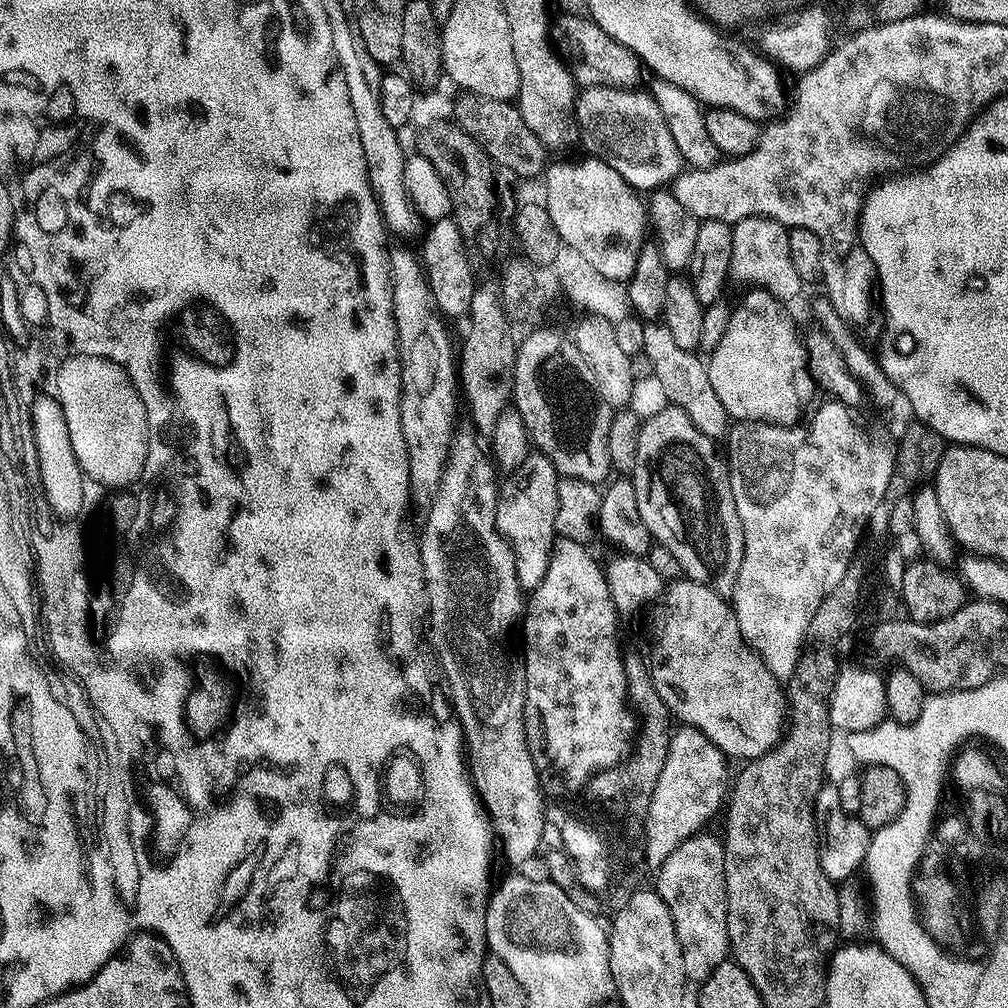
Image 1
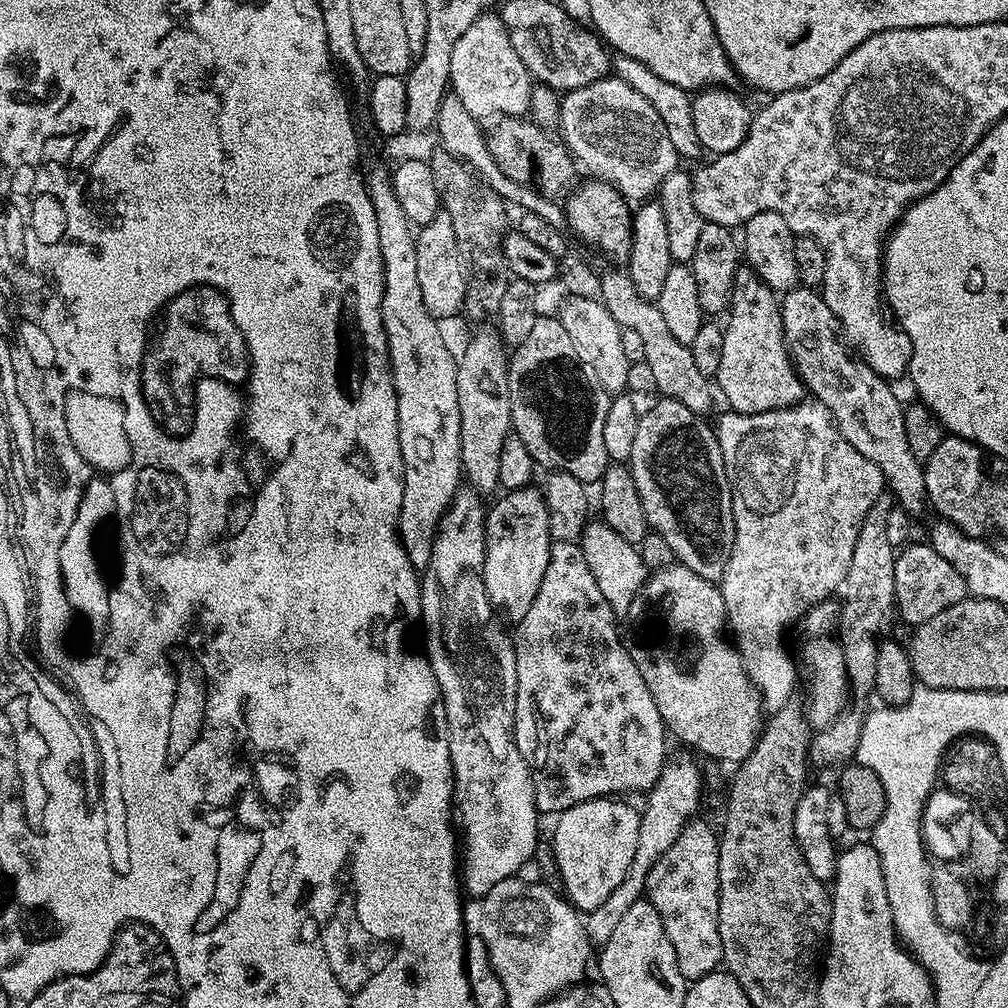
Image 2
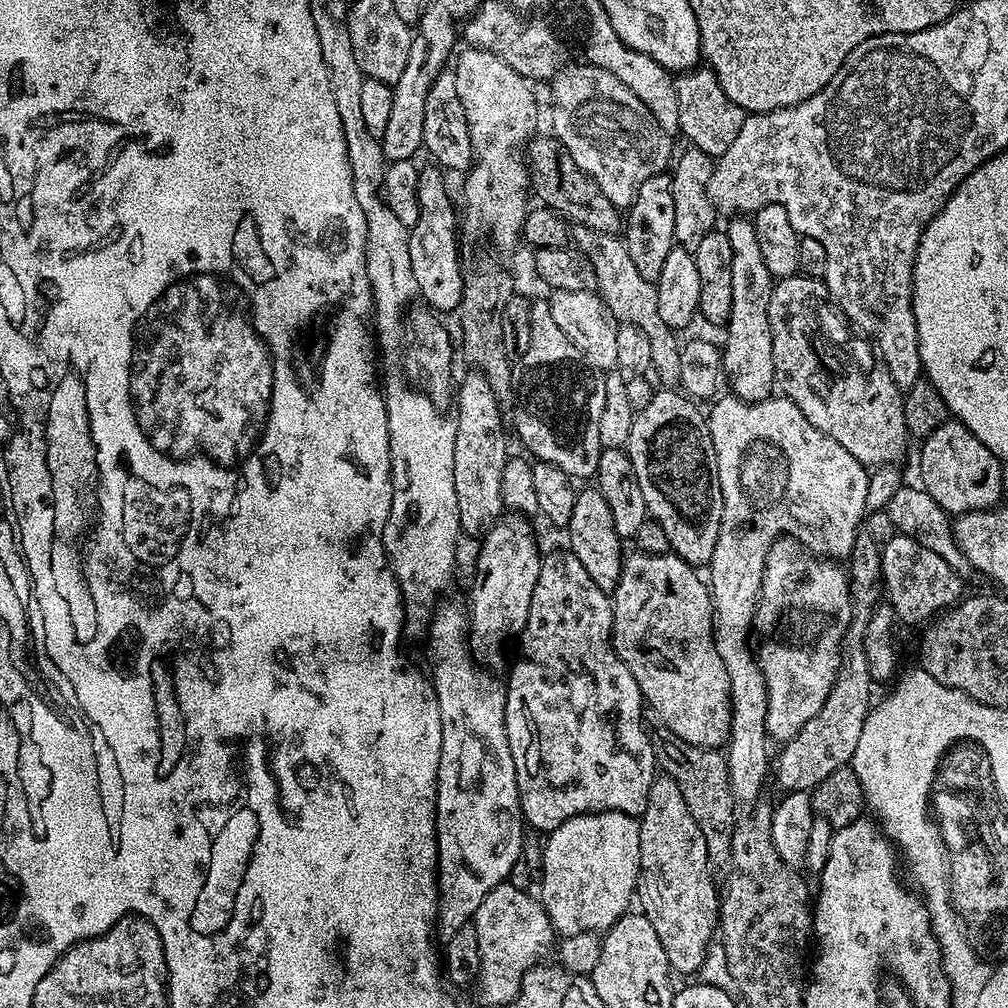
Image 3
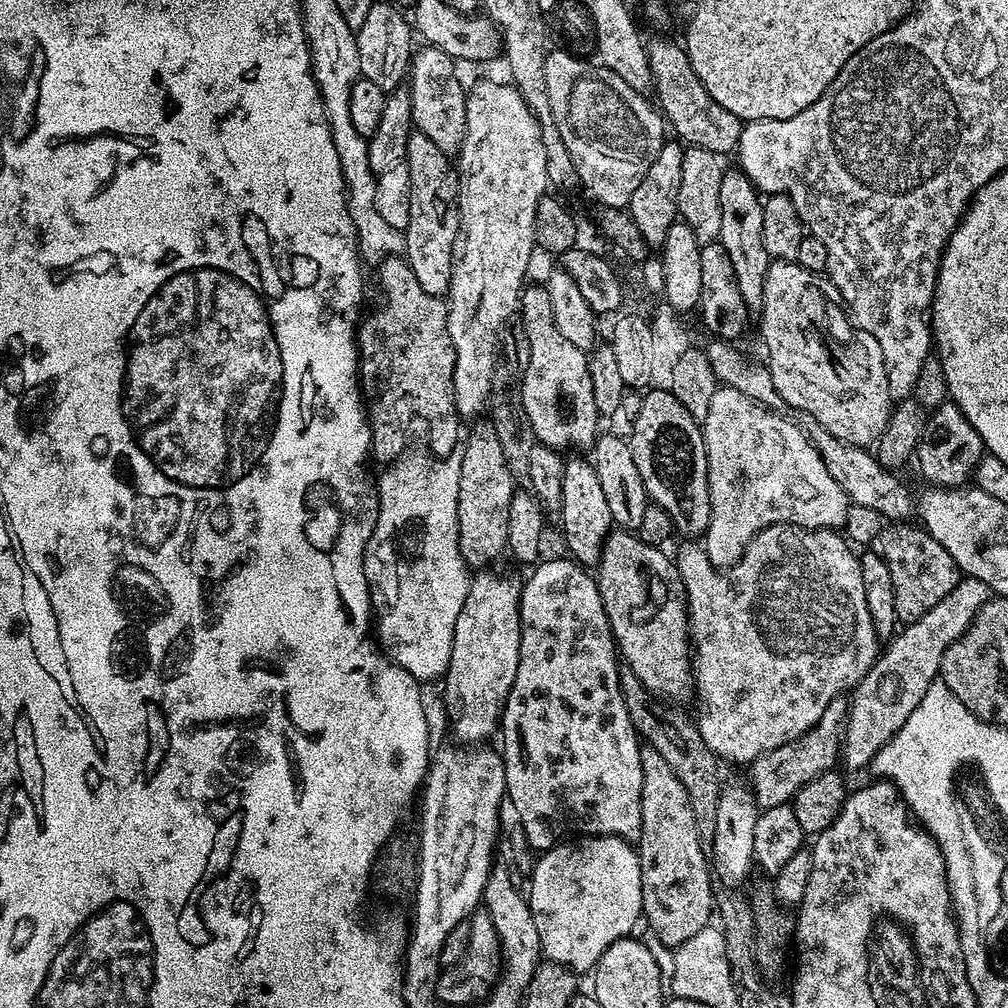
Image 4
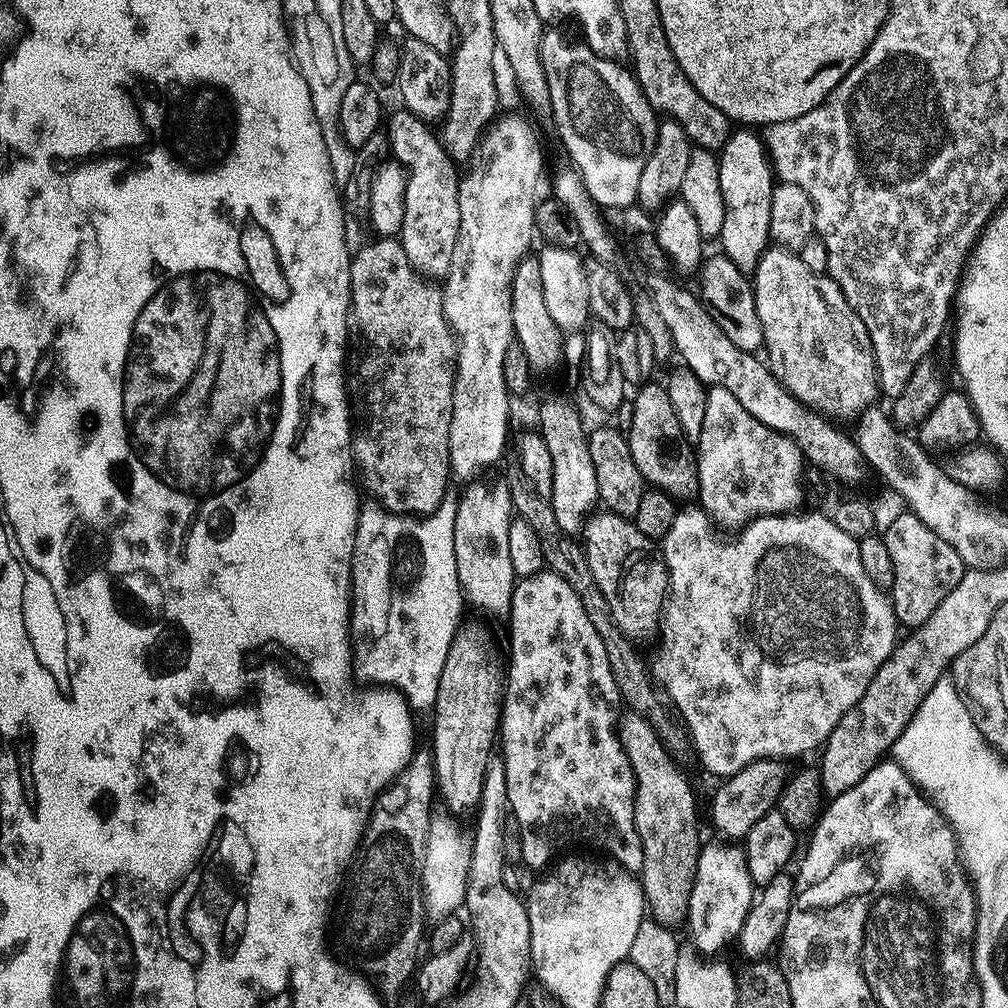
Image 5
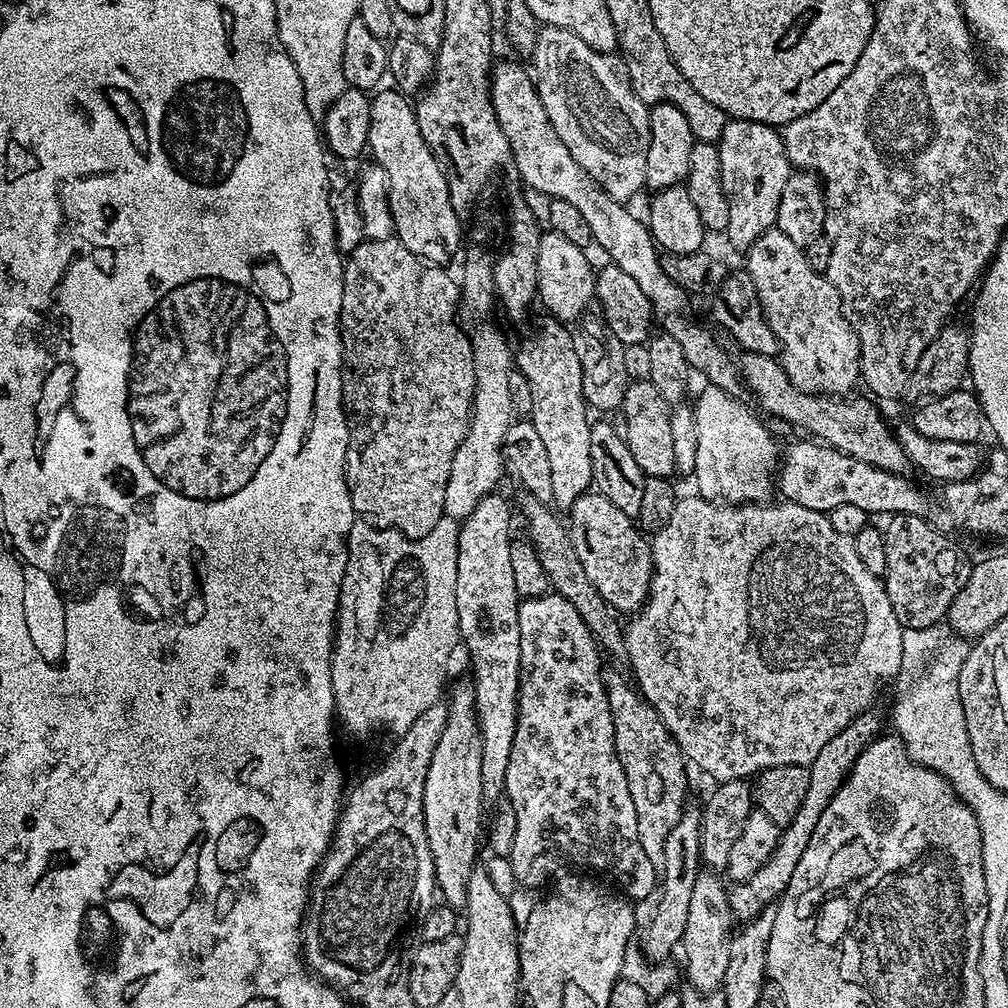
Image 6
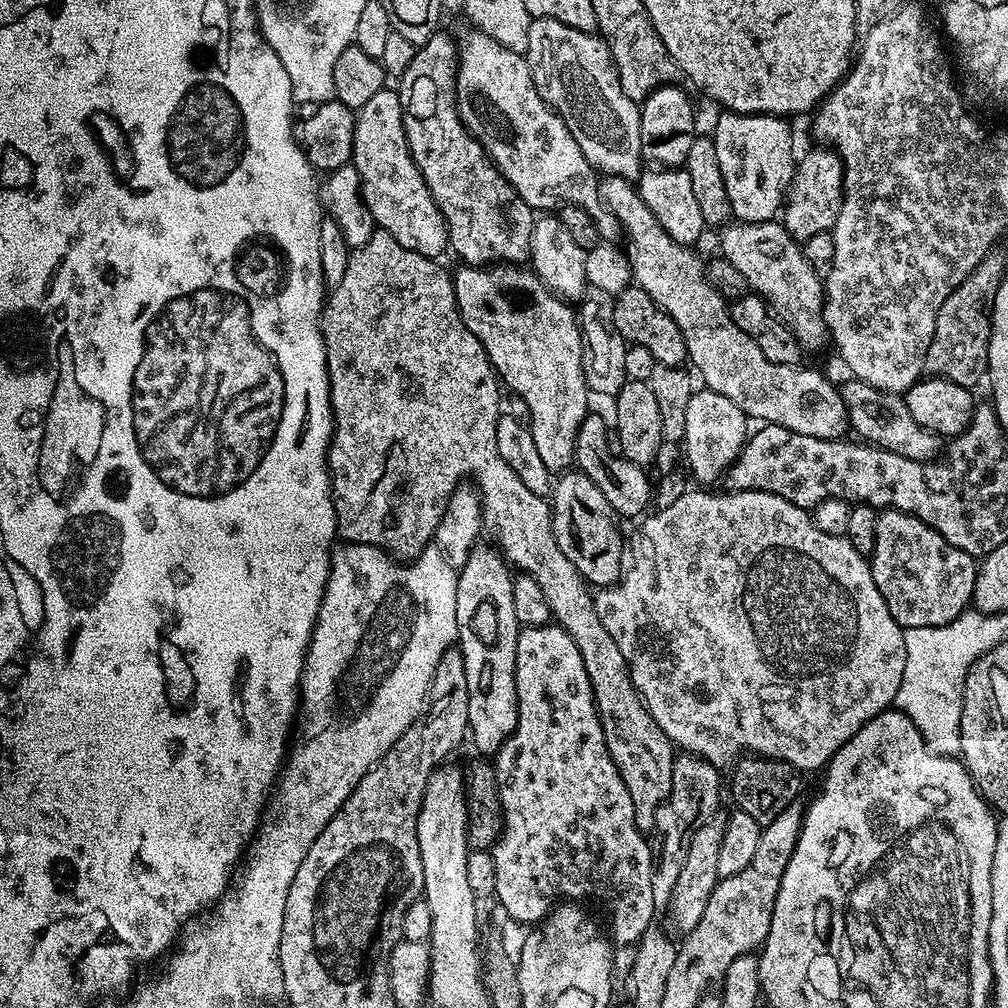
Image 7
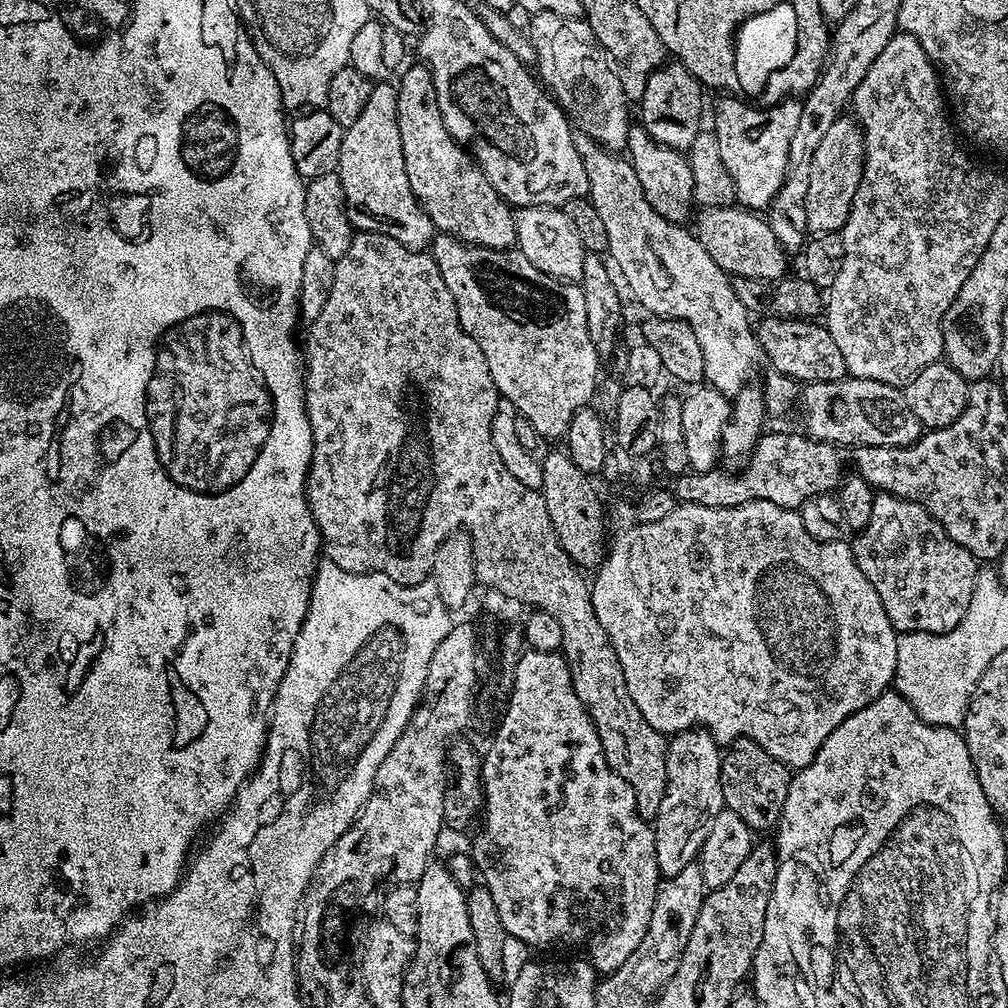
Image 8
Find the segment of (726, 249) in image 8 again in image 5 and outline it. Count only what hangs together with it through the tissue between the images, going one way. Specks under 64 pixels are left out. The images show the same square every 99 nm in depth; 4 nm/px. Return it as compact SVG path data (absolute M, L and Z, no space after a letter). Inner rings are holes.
M772 246L764 251L758 262L754 273L754 291L758 322L762 322L764 335L762 352L774 378L795 400L801 400L806 407L813 408L829 420L859 421L877 403L876 396L881 395L876 355L872 352L868 328L840 293L840 285L831 276L810 270L797 253Z

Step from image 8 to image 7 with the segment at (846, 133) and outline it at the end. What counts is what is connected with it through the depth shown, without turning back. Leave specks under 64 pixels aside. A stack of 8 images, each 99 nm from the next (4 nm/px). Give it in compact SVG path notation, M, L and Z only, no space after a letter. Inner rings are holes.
M816 146L804 157L797 159L792 173L792 183L788 186L786 199L782 205L784 229L797 242L814 238L814 234L831 232L842 206L844 197L844 163L840 155L828 146Z

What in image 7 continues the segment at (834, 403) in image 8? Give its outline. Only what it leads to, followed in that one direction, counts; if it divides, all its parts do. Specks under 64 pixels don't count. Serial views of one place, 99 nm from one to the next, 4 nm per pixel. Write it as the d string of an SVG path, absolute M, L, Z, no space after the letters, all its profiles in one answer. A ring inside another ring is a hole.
M855 378L849 381L848 385L843 385L842 395L851 431L857 432L861 441L874 444L877 448L885 448L894 454L902 454L902 458L914 458L918 462L935 460L941 455L941 437L914 422L903 395L883 392Z

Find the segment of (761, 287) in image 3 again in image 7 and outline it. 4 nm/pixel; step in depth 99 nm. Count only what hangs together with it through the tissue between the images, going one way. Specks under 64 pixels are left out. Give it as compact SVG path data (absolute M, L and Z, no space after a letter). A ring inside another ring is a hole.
M725 111L716 120L716 132L711 133L714 150L718 150L718 166L726 182L726 195L730 197L732 215L746 224L760 224L771 220L781 211L789 184L792 183L794 155L792 156L792 128L787 119L767 114L745 114Z

